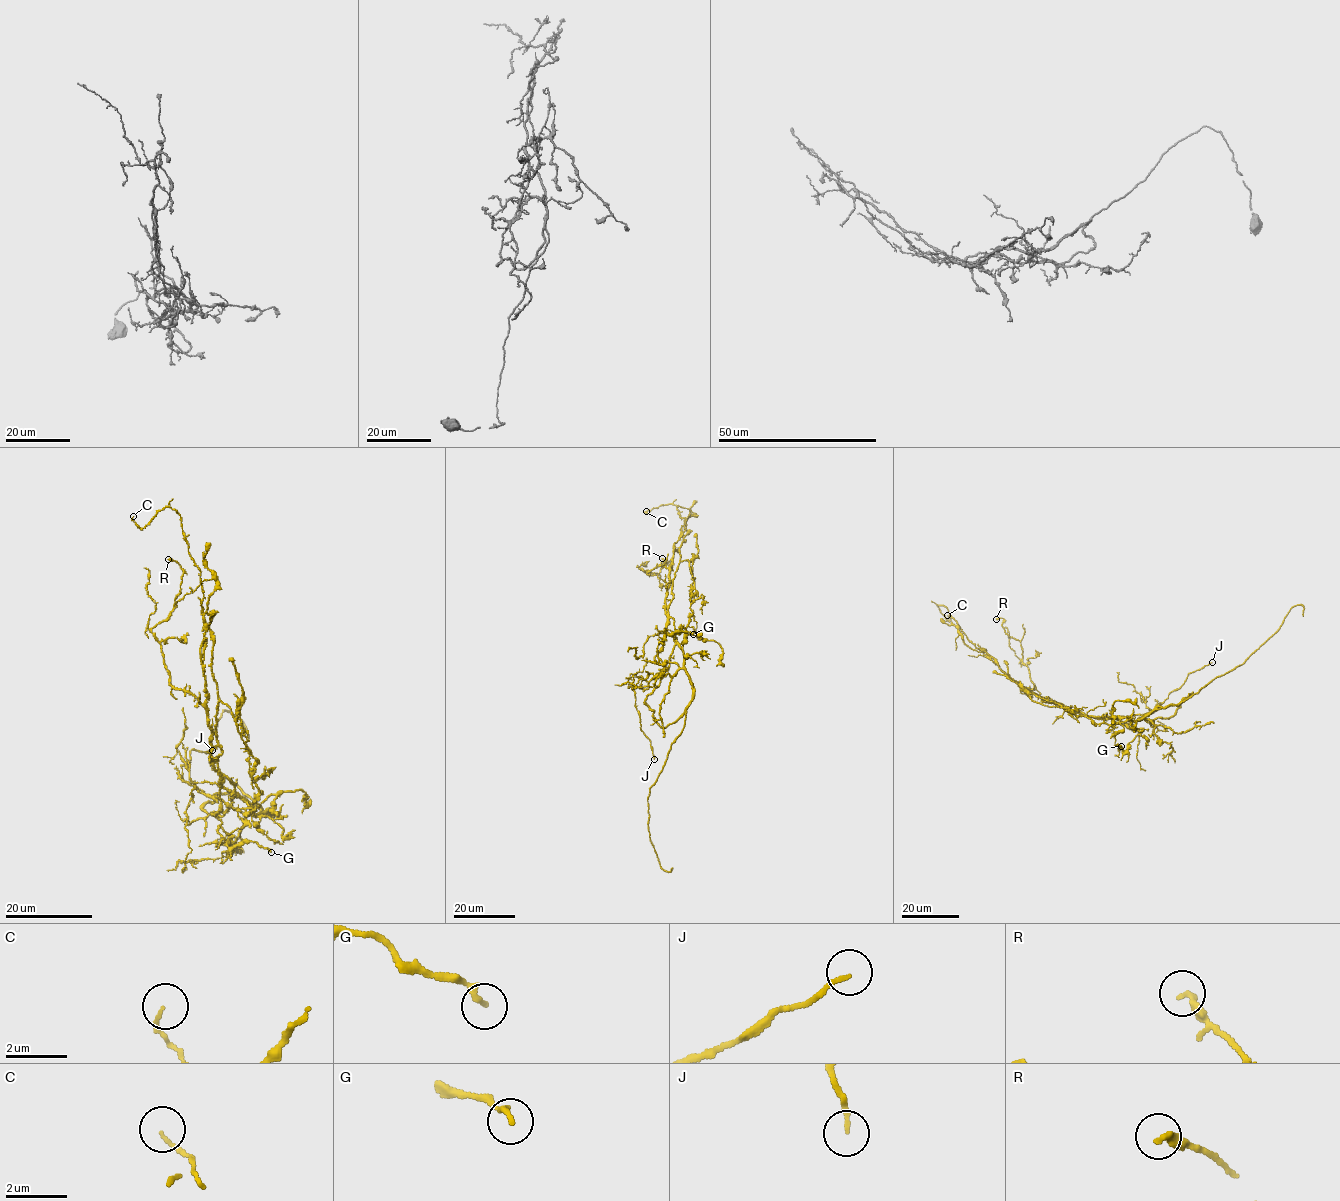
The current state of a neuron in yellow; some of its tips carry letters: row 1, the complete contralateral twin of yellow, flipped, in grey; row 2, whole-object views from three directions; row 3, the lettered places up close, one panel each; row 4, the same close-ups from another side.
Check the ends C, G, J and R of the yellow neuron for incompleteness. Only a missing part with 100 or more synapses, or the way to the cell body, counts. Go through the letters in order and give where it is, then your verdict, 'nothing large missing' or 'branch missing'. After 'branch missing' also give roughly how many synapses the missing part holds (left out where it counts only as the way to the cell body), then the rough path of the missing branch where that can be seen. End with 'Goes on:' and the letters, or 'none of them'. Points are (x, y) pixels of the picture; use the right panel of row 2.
C: place (947, 615); nothing large missing
G: place (1121, 746); nothing large missing
J: place (1212, 662); nothing large missing
R: place (996, 619); nothing large missing
Goes on: none of them

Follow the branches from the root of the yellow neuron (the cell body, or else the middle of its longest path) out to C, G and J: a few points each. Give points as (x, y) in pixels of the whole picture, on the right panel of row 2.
C: (1112, 717), (1086, 715), (1047, 703), (1007, 676), (968, 639), (948, 609), (938, 605), (947, 615)
G: (1112, 717), (1108, 718), (1144, 729), (1127, 749), (1121, 746)
J: (1112, 717), (1140, 714), (1144, 719), (1143, 715), (1159, 708), (1156, 706), (1178, 689), (1189, 673), (1212, 662)

